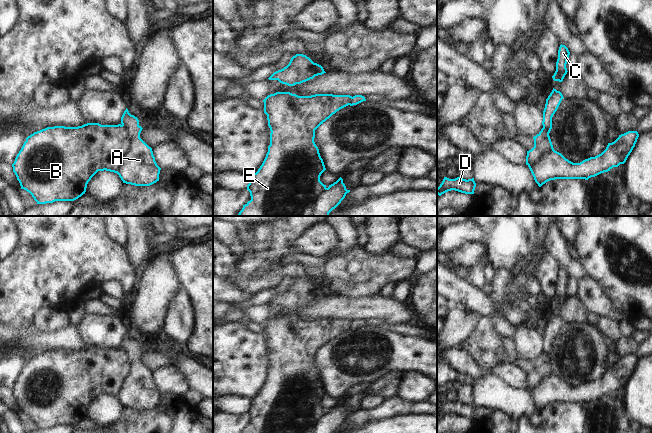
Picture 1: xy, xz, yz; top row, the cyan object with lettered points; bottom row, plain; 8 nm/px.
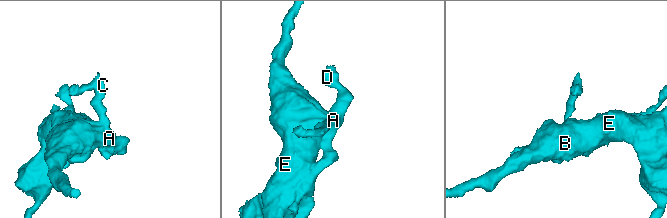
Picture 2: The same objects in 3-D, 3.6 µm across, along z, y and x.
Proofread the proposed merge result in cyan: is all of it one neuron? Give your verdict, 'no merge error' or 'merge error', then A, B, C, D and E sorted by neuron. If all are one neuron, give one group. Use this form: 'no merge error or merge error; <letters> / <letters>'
merge error; A C D / B E

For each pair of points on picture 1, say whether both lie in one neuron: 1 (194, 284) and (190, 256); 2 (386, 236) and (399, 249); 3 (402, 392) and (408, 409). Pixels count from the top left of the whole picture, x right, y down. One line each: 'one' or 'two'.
1: one
2: two
3: two

